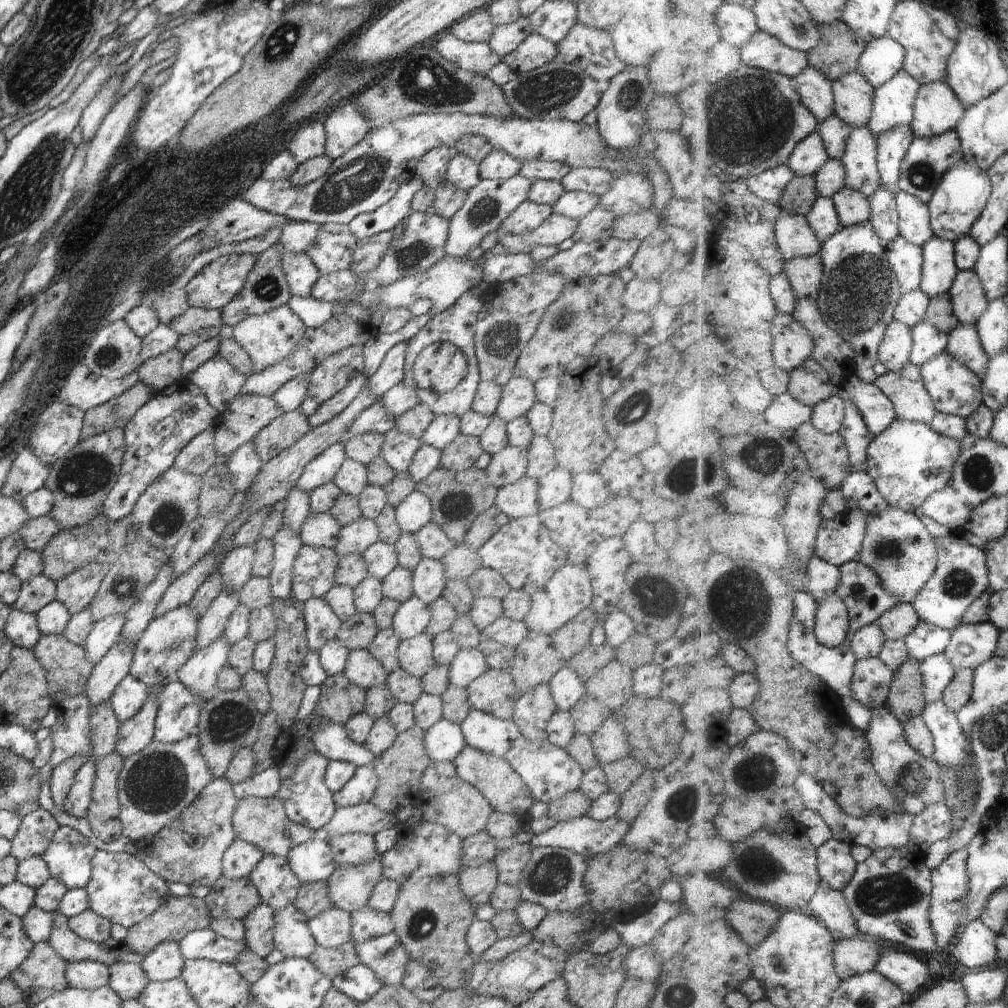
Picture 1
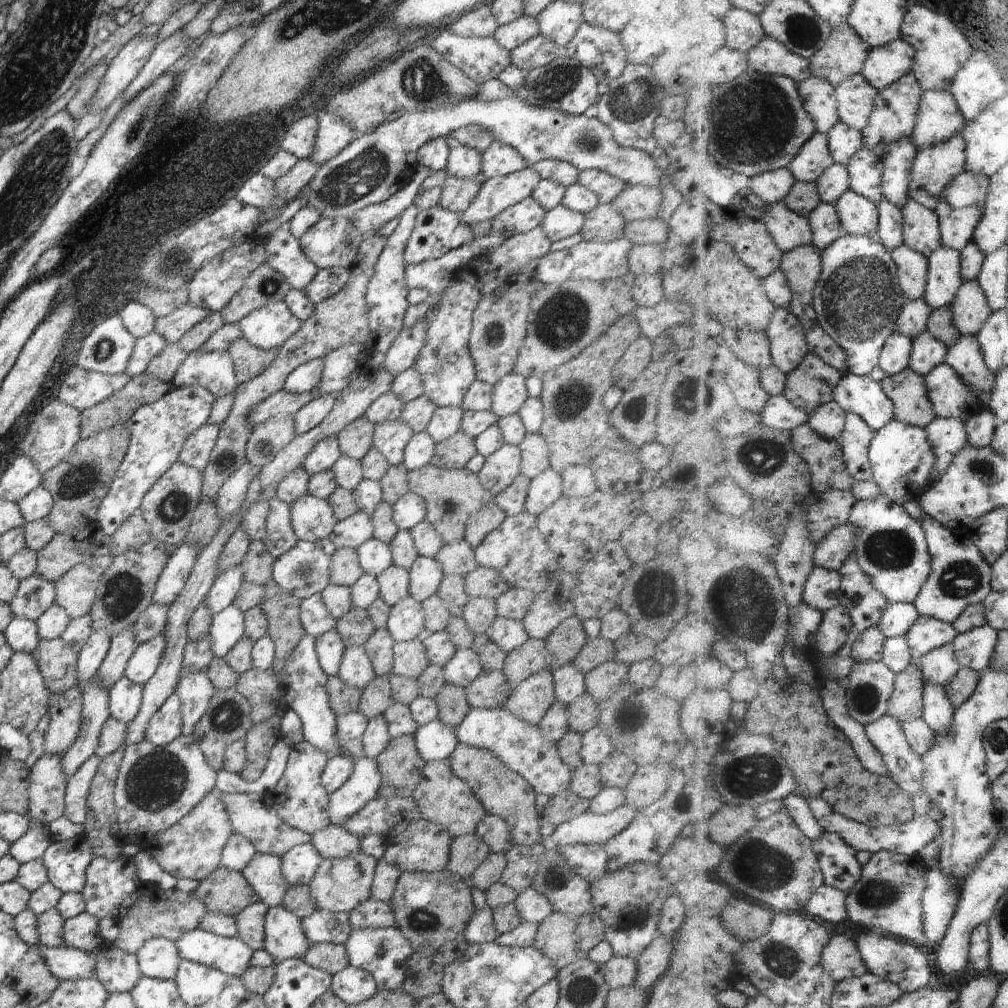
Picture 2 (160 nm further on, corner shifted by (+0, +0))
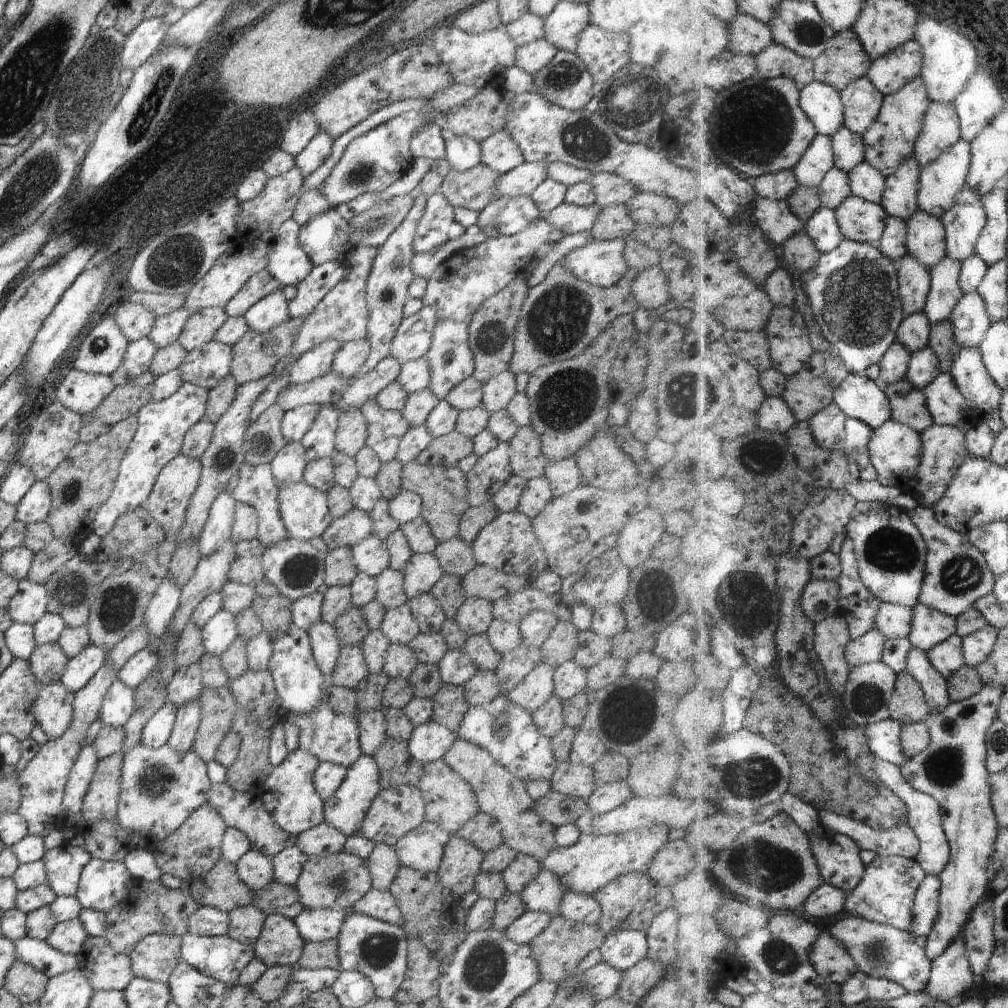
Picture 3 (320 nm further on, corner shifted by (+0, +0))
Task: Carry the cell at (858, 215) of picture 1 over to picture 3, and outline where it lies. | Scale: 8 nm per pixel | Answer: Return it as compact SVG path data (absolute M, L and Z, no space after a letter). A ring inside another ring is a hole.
M853 194L836 211L846 238L881 248L891 217L883 205L864 200Z

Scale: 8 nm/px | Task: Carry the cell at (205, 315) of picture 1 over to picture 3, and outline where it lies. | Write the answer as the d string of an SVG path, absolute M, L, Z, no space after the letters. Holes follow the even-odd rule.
M182 307L164 316L155 317L155 323L151 328L148 338L152 340L158 348L164 348L172 344L178 340L184 323L192 313L196 312Z

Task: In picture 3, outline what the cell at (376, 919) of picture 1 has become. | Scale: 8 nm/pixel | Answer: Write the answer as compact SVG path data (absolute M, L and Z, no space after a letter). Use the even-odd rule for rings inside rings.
M370 889L354 904L352 910L355 913L362 913L399 927L404 926L404 919L396 899L390 894L389 890Z

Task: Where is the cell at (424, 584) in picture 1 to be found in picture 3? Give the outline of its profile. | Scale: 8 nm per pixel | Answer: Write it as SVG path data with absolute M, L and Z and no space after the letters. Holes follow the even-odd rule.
M412 553L410 560L403 568L403 585L408 600L430 593L443 574L442 567L433 553Z

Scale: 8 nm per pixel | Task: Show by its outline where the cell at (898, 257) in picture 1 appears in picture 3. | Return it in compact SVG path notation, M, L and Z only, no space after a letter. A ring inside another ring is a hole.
M911 254L905 256L899 265L901 281L901 298L907 316L925 312L929 294L933 287L932 268L922 264L921 260Z

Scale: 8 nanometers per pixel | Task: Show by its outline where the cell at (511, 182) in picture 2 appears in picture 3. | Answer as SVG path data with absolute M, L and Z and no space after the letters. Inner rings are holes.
M524 161L498 178L499 198L531 196L534 189L548 178L547 165L540 161Z

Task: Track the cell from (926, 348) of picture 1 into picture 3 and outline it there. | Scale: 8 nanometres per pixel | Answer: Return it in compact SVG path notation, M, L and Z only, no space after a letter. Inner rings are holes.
M928 346L913 354L908 378L924 391L943 371L938 353Z

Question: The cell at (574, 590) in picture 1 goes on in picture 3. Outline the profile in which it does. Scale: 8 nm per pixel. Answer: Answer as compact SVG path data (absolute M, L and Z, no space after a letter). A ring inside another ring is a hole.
M543 611L529 612L517 625L519 626L522 644L542 649L552 629L558 624L556 615Z

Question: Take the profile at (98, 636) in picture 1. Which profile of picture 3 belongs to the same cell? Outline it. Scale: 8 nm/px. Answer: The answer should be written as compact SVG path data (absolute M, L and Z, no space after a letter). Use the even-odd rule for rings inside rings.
M89 644L82 649L80 654L69 659L59 681L67 688L68 692L76 694L90 682L90 679L105 664L105 658L105 650Z

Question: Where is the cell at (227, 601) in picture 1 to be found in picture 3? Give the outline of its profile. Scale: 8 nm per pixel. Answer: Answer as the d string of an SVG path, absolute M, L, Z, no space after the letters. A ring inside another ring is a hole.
M199 662L194 663L173 674L172 680L167 684L167 700L178 710L186 703L198 701L203 689L201 666Z

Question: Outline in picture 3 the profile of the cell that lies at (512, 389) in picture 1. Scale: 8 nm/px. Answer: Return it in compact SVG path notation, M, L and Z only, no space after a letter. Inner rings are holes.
M508 370L483 383L481 406L489 413L506 409L508 402L514 398L517 393L515 375Z

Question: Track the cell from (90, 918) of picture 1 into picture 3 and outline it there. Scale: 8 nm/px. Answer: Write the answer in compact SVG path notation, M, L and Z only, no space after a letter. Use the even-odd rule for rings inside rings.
M79 918L63 923L57 923L52 932L45 938L54 950L58 952L83 956L86 952L85 940L87 934Z

